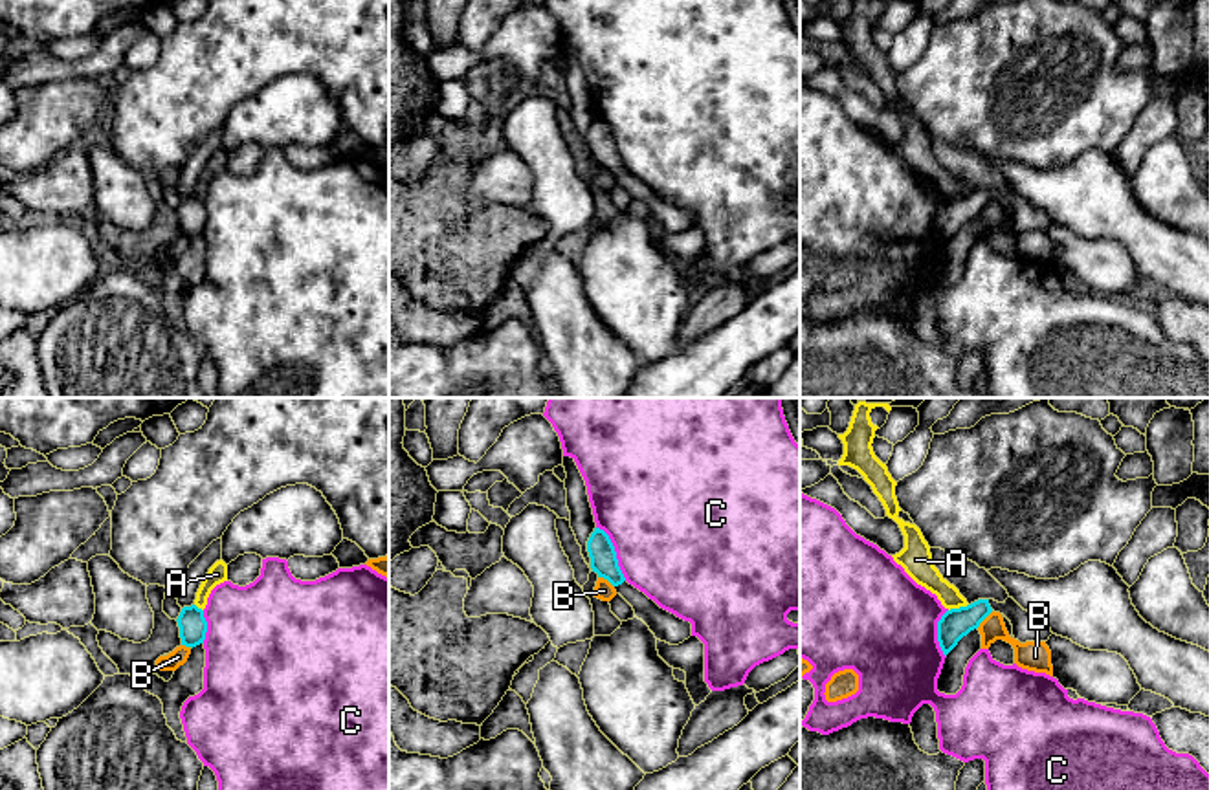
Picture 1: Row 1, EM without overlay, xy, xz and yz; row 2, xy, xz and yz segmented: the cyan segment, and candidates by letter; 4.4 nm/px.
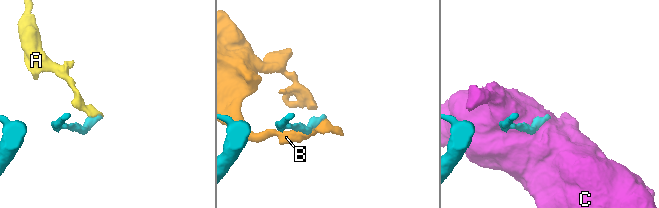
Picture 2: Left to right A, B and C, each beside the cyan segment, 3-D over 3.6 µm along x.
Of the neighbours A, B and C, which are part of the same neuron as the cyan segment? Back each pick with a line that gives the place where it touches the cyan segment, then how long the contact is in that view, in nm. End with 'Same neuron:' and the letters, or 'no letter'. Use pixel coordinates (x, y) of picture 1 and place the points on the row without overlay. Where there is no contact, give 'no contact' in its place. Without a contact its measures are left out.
Same neuron: no letter

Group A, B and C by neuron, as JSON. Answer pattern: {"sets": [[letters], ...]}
{"sets": [["A"], ["B"], ["C"]]}

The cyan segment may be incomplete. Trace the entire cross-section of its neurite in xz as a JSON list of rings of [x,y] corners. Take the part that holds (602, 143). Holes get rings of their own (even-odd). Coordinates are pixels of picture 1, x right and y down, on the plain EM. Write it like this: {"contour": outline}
{"contour": [[[594,117],[587,130],[587,141],[591,147],[591,158],[598,163],[598,167],[607,169],[613,176],[626,170],[618,156],[615,136],[604,119]]]}

